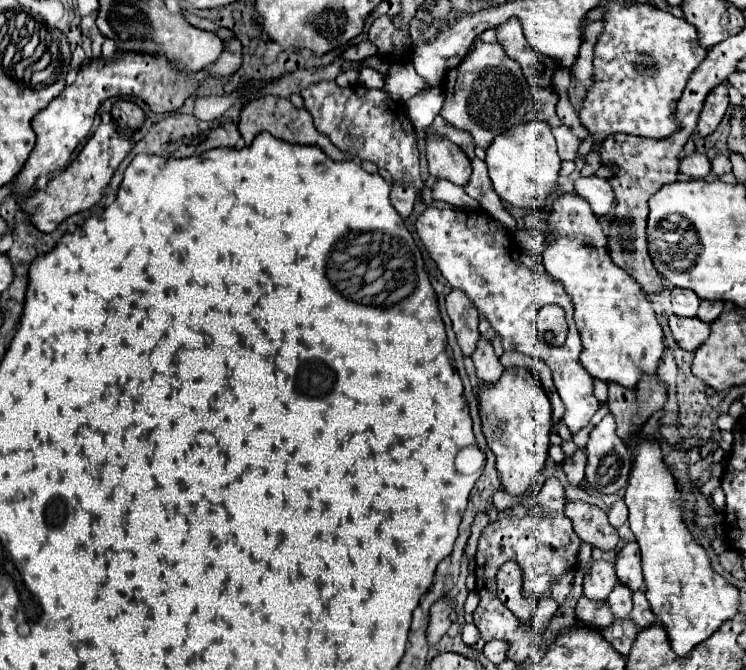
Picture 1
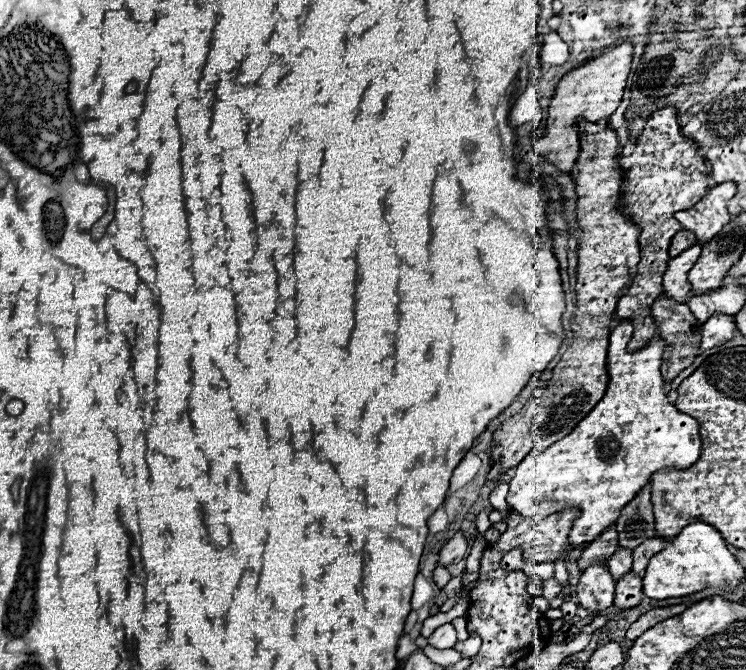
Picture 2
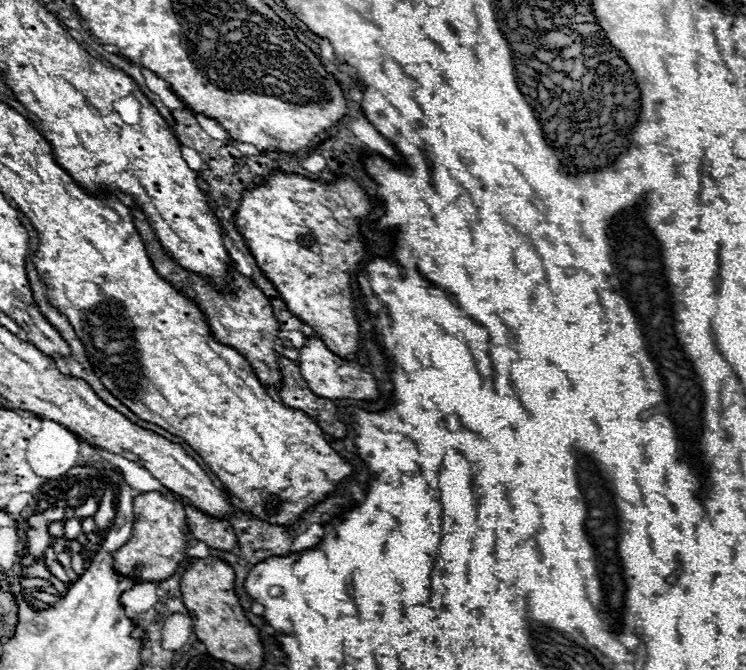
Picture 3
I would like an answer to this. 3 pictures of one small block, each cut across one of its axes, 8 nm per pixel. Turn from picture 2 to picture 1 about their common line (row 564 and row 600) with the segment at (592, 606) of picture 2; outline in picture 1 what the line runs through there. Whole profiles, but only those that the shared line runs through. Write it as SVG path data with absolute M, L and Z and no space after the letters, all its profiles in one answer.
M598 560L584 576L584 596L594 602L606 602L616 582L618 578L616 578L614 566L606 560Z

